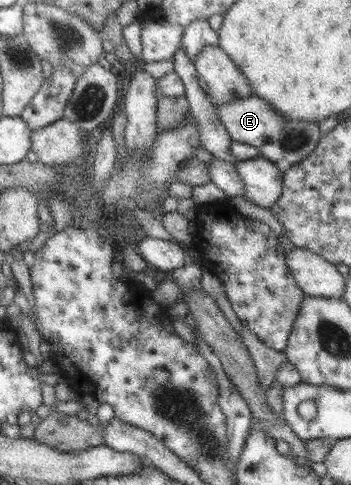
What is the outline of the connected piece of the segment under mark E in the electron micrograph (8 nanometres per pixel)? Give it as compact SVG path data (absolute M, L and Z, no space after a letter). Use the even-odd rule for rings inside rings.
M256 95L234 102L224 102L219 104L216 110L221 124L233 141L253 146L258 150L258 156L272 163L284 160L292 165L304 160L314 151L322 136L316 121L287 119Z

